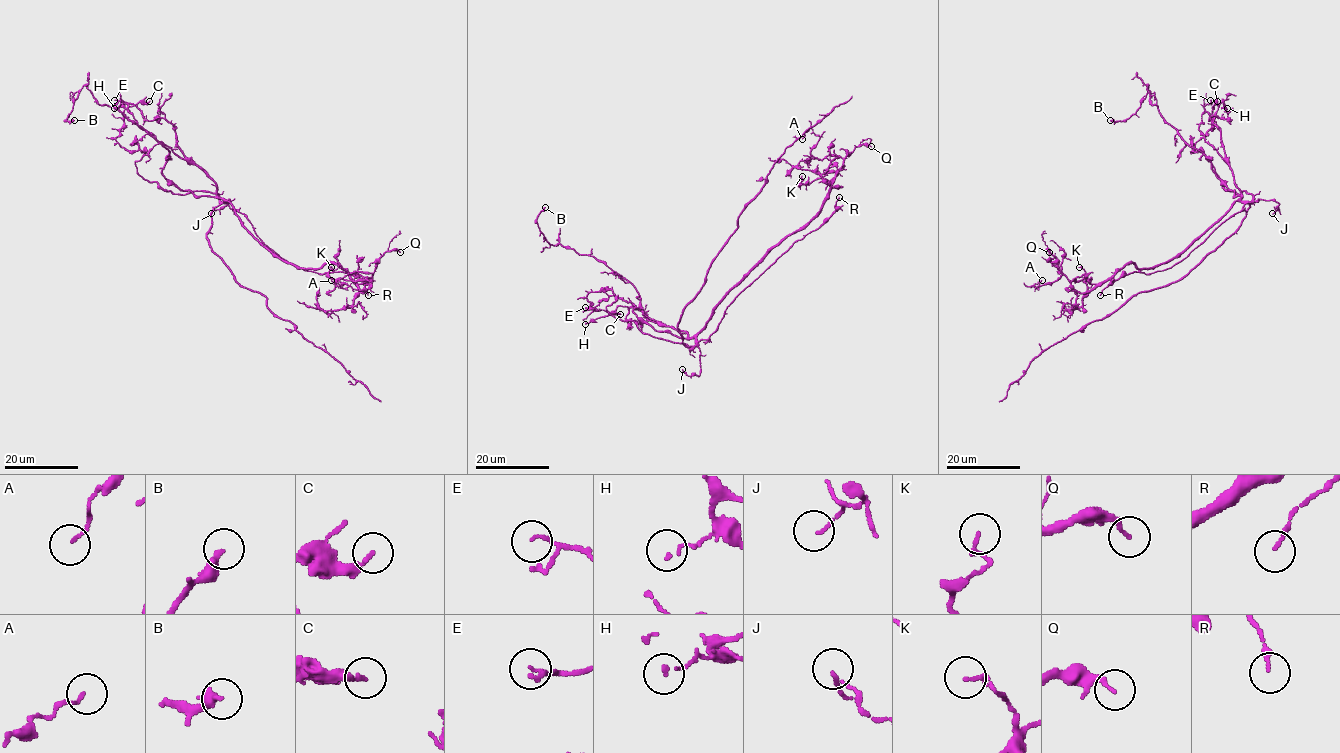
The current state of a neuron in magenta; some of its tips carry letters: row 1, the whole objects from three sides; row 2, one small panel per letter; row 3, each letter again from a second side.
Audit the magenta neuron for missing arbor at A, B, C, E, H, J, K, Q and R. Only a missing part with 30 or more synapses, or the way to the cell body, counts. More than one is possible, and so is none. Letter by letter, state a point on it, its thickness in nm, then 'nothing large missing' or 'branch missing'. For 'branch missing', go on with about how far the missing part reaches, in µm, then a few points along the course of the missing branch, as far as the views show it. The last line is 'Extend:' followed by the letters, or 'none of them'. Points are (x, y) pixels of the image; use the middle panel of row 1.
A: (802, 139) | 110 nm | nothing large missing
B: (545, 207) | 320 nm | nothing large missing
C: (620, 314) | 170 nm | nothing large missing
E: (585, 307) | 80 nm | nothing large missing
H: (585, 324) | 120 nm | nothing large missing
J: (682, 369) | 90 nm | nothing large missing
K: (802, 176) | 150 nm | nothing large missing
Q: (871, 146) | 140 nm | nothing large missing
R: (839, 197) | 160 nm | nothing large missing
Extend: none of them

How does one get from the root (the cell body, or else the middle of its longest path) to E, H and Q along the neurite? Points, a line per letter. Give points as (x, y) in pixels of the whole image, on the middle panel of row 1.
E: (684, 344), (693, 346), (695, 338), (647, 317), (631, 303), (614, 295), (602, 299), (594, 307), (585, 307)
H: (684, 344), (693, 346), (695, 338), (651, 321), (635, 307), (619, 305), (611, 314), (585, 324)
Q: (684, 344), (693, 346), (723, 297), (772, 248), (820, 210), (845, 157), (858, 146), (871, 146)

